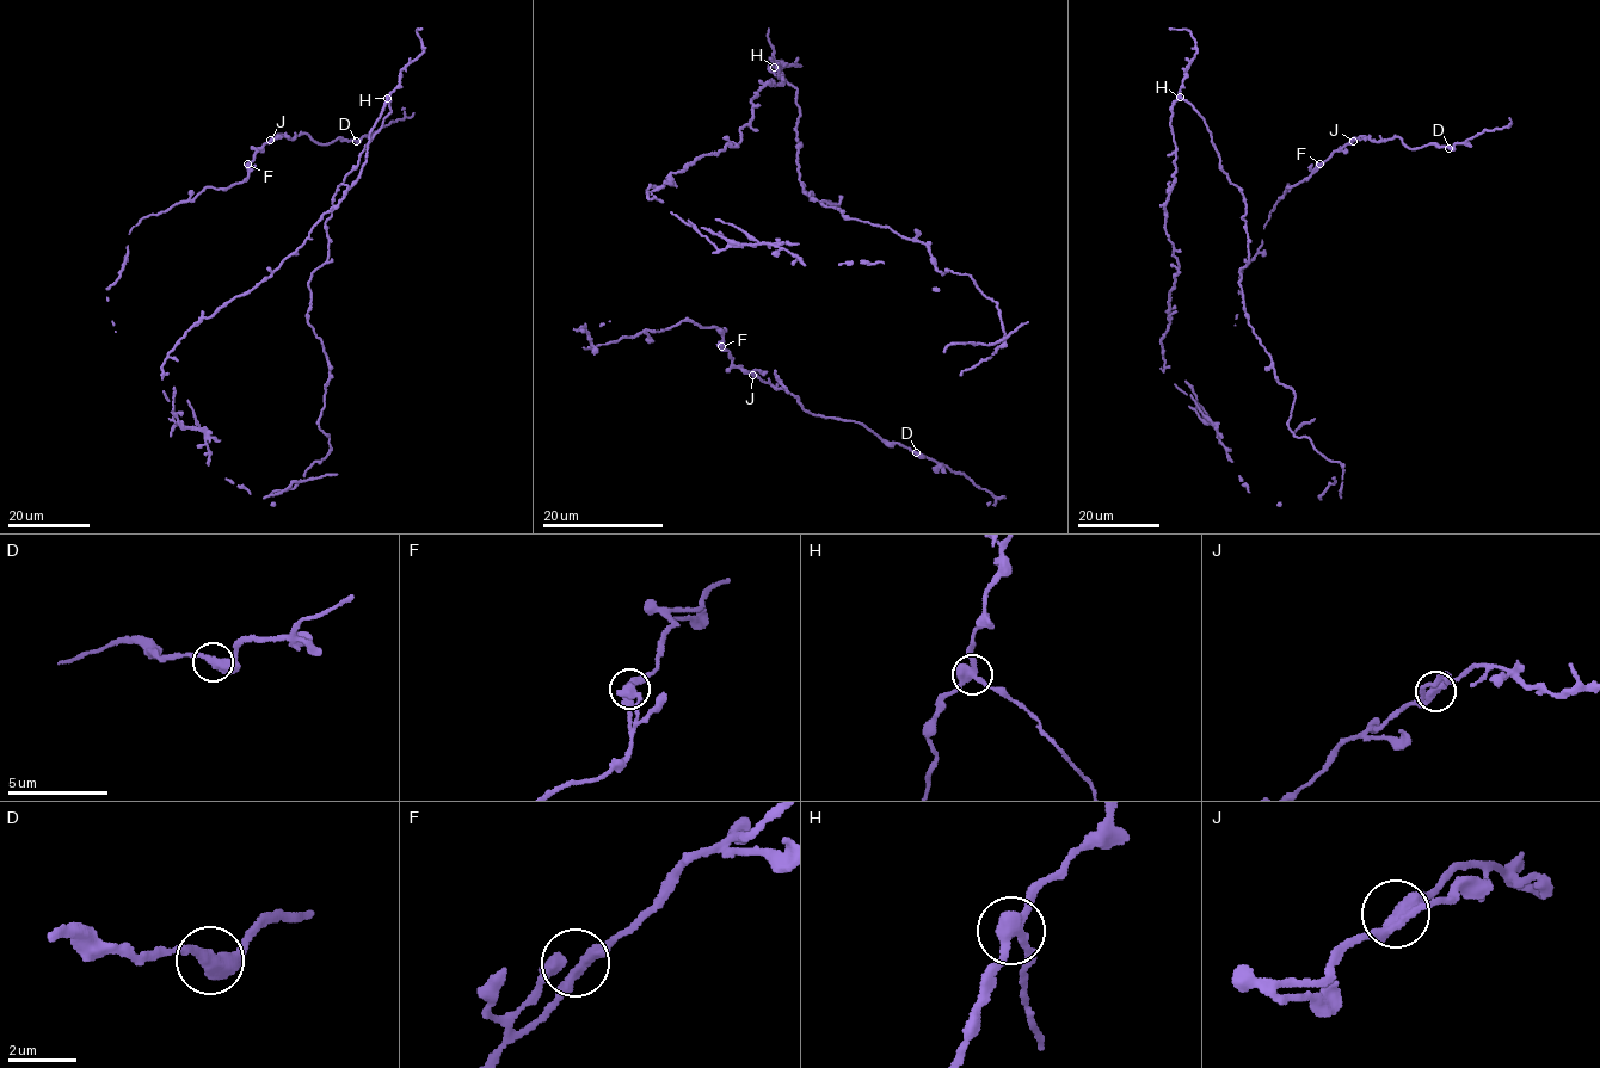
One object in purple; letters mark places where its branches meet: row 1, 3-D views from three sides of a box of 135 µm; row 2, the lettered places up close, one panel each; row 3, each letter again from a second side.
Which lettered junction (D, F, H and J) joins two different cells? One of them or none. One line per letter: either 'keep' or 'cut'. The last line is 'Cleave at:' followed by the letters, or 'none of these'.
D: keep
F: keep
H: cut
J: keep
Cleave at: H

